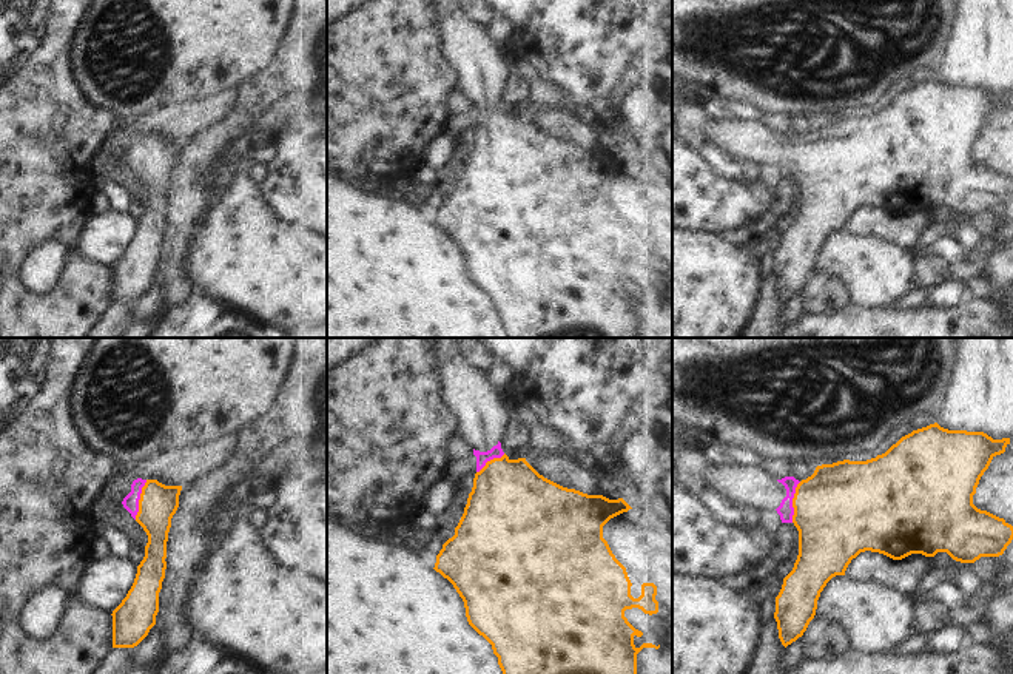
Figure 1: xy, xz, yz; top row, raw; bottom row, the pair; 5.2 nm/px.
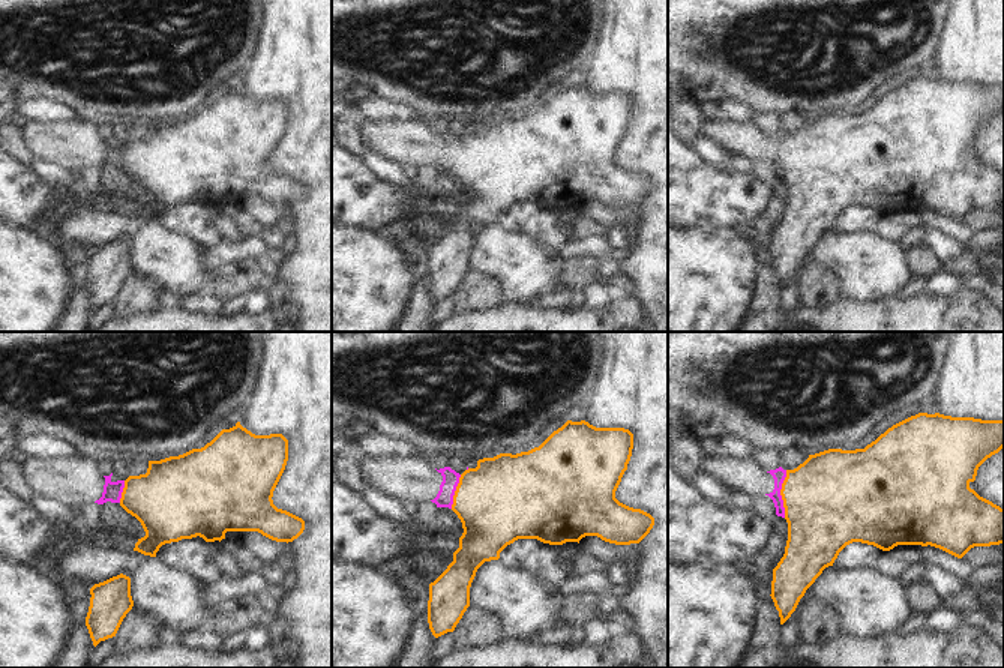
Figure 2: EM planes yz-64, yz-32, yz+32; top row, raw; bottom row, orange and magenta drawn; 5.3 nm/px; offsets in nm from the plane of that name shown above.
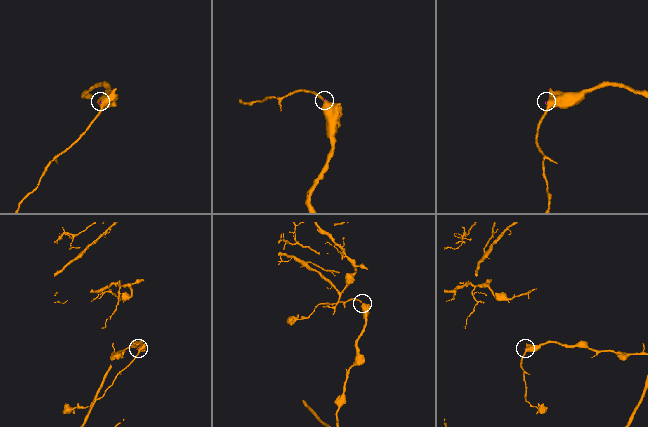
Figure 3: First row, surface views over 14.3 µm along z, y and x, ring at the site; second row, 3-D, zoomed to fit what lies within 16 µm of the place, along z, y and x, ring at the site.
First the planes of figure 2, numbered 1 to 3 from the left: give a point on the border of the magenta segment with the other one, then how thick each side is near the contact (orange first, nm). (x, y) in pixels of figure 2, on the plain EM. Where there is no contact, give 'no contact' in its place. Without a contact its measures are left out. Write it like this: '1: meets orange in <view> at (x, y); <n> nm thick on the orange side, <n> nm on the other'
1: meets orange in yz-64 at (123, 155); 380 nm thick on the orange side, 100 nm on the other
2: meets orange in yz-32 at (455, 155); 440 nm thick on the orange side, 100 nm on the other
3: meets orange in yz+32 at (781, 158); 480 nm thick on the orange side, 70 nm on the other

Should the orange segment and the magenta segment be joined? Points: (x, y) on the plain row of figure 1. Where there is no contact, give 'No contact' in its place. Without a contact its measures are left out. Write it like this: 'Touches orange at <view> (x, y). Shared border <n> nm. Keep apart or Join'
Touches orange at yz (793, 156). Shared border 220 nm. Join.

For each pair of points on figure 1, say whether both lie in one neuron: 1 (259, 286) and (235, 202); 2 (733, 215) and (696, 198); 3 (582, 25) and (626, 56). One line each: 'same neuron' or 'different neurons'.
1: same neuron
2: same neuron
3: same neuron

